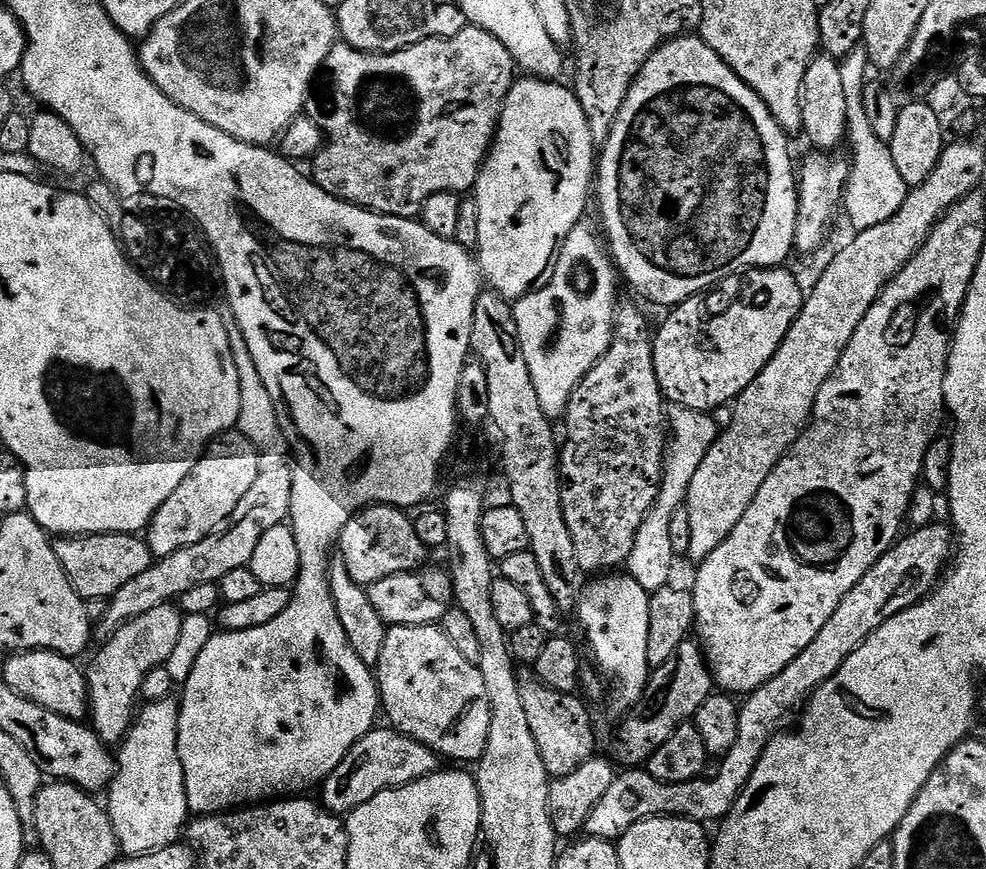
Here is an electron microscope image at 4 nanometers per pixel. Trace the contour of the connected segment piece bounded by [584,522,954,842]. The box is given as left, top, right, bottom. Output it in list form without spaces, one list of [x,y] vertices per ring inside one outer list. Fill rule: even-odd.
[[[933,522],[924,528],[909,531],[909,536],[908,533],[901,535],[891,550],[864,575],[862,582],[858,582],[858,586],[854,586],[854,590],[850,590],[850,594],[846,594],[846,598],[842,598],[842,602],[838,602],[838,610],[834,610],[834,614],[830,614],[830,622],[826,622],[826,626],[822,626],[818,638],[814,638],[814,642],[810,642],[810,646],[806,646],[806,650],[802,650],[802,654],[798,654],[798,658],[794,658],[794,662],[790,662],[790,666],[786,666],[786,670],[782,670],[782,674],[770,678],[770,682],[747,693],[745,700],[748,701],[739,705],[738,738],[730,751],[721,759],[721,769],[717,777],[691,780],[685,784],[667,784],[658,782],[658,778],[654,778],[647,770],[621,771],[617,775],[614,786],[610,786],[610,790],[606,790],[606,795],[600,799],[598,806],[594,806],[594,810],[590,810],[590,818],[586,818],[584,823],[584,832],[588,836],[597,836],[603,840],[616,842],[626,834],[626,830],[630,830],[630,826],[634,826],[640,820],[649,820],[651,816],[685,816],[687,820],[701,822],[723,820],[734,806],[738,794],[742,794],[746,782],[750,782],[750,774],[754,774],[754,766],[758,766],[765,746],[771,742],[773,736],[777,735],[784,715],[796,703],[799,705],[811,696],[821,684],[825,684],[839,670],[842,662],[846,658],[850,658],[850,654],[854,654],[854,650],[858,650],[866,642],[866,638],[870,638],[870,634],[874,634],[874,630],[878,630],[878,626],[890,622],[890,618],[894,618],[905,612],[910,606],[914,606],[940,583],[940,578],[944,575],[944,570],[954,555],[953,529],[947,523],[944,523],[945,525],[940,523]]]

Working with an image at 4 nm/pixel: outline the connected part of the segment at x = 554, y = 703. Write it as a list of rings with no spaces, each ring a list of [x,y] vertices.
[[[535,678],[521,679],[520,693],[526,719],[530,721],[530,734],[534,734],[534,742],[538,742],[538,754],[542,754],[542,766],[546,766],[549,777],[571,774],[573,770],[578,770],[578,766],[582,766],[582,762],[597,755],[592,716],[587,706],[579,700],[579,695],[559,692]]]

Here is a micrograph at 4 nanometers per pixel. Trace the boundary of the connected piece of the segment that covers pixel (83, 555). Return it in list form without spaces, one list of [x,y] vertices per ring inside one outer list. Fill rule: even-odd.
[[[107,532],[97,536],[62,536],[54,543],[54,554],[58,554],[58,562],[62,562],[62,570],[70,586],[74,586],[76,593],[85,602],[107,601],[118,594],[126,582],[150,570],[154,562],[147,539],[123,532]]]

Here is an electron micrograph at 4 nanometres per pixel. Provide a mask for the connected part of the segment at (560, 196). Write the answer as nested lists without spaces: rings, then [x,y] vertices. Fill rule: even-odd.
[[[539,78],[517,79],[504,103],[504,109],[500,115],[500,127],[496,129],[496,138],[492,141],[488,156],[480,168],[480,176],[476,180],[474,189],[474,199],[478,206],[478,242],[474,249],[474,255],[476,255],[477,262],[480,263],[481,274],[492,283],[489,285],[501,296],[508,298],[511,297],[511,292],[527,294],[533,291],[549,275],[558,255],[558,245],[568,237],[570,230],[574,230],[576,225],[581,223],[583,216],[580,215],[584,212],[583,200],[587,198],[588,187],[592,184],[592,159],[596,156],[592,147],[594,147],[594,141],[590,134],[590,126],[586,122],[586,114],[571,87],[563,88],[560,82]]]

